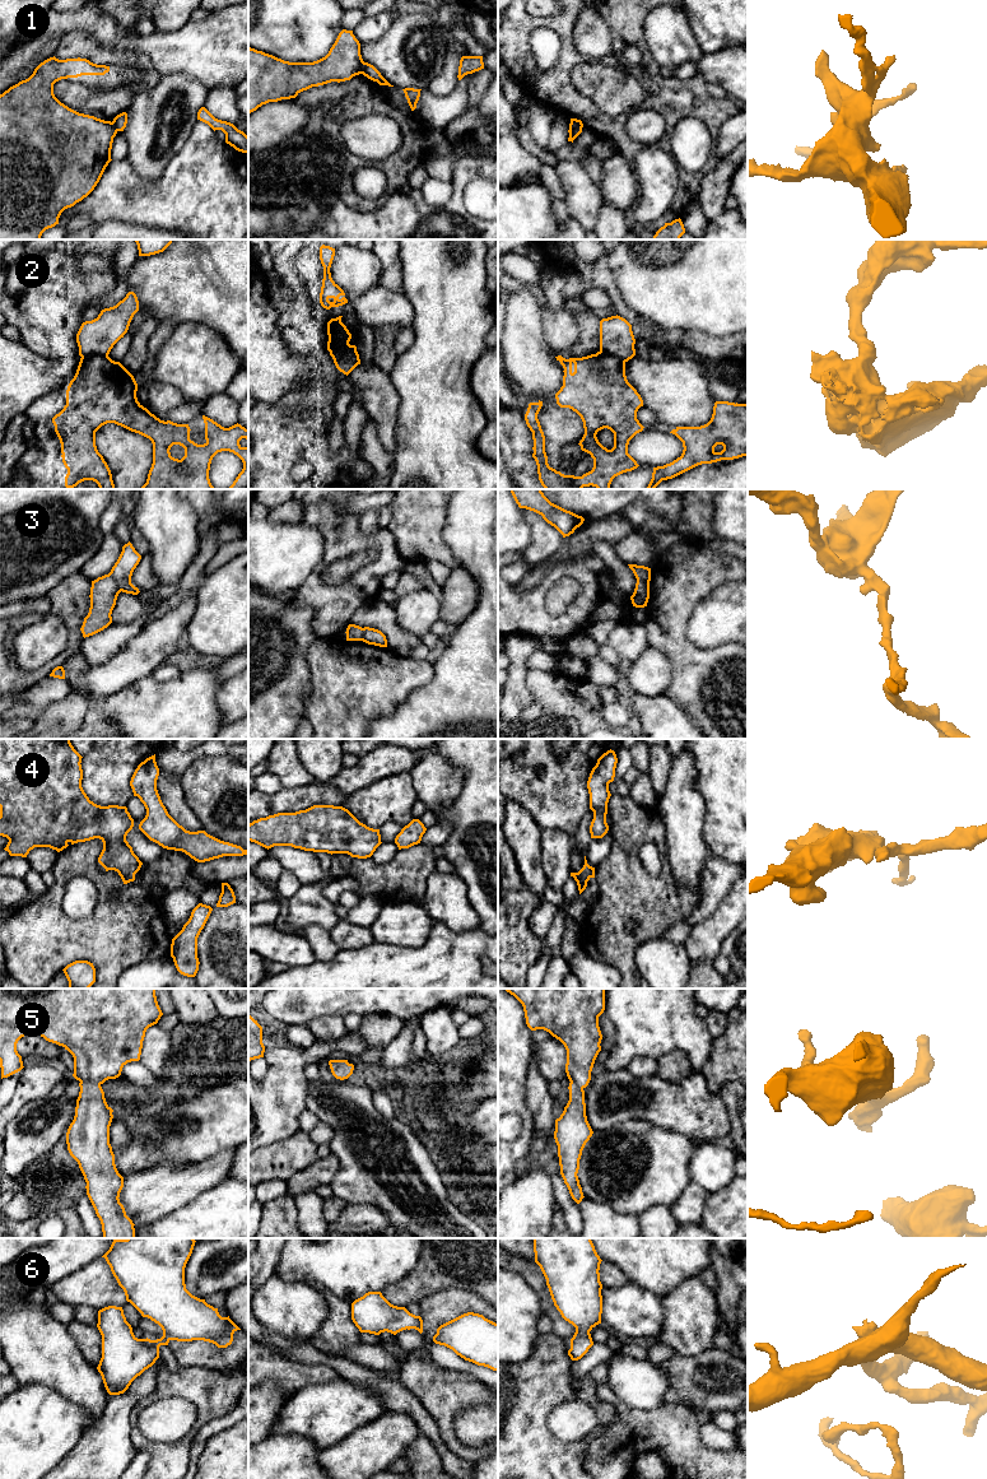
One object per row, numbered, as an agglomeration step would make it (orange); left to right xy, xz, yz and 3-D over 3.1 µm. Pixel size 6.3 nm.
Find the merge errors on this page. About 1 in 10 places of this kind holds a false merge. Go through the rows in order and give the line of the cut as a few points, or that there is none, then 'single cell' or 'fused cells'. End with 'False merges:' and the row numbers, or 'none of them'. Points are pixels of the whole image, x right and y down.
1: xz (364, 63), (361, 73) | fused cells
2: xz (329, 349), (336, 349), (348, 354), (355, 352) | fused cells
3: xy (108, 573), (120, 591) | fused cells
4: no cut | single cell
5: no cut | single cell
6: no cut | single cell
False merges: 1, 2, 3

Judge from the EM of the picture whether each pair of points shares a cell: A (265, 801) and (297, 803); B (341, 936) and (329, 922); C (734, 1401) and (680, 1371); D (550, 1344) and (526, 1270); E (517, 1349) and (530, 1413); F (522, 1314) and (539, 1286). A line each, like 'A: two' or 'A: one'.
A: one
B: two
C: one
D: two
E: two
F: two

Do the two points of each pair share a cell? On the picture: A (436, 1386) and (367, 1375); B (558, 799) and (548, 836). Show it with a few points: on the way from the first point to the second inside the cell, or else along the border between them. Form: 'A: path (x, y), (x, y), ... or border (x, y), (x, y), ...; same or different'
A: border (400, 1381), (420, 1403); different
B: border (541, 828), (562, 829), (572, 837); different

